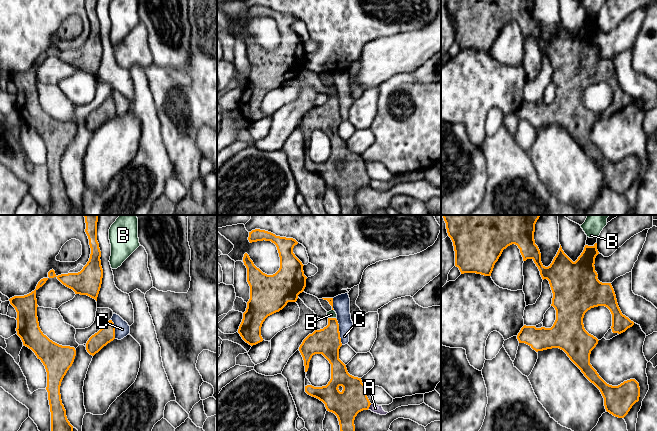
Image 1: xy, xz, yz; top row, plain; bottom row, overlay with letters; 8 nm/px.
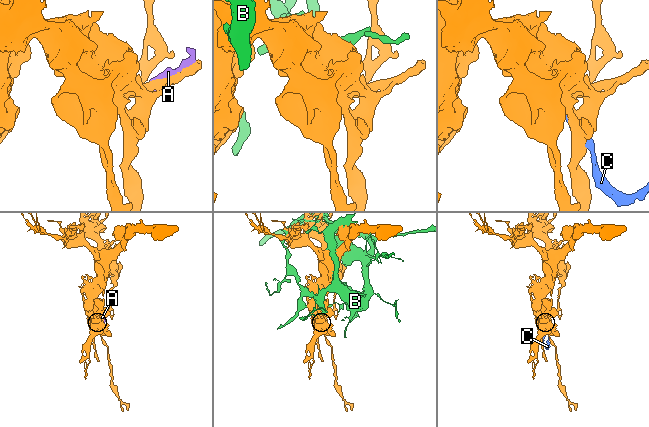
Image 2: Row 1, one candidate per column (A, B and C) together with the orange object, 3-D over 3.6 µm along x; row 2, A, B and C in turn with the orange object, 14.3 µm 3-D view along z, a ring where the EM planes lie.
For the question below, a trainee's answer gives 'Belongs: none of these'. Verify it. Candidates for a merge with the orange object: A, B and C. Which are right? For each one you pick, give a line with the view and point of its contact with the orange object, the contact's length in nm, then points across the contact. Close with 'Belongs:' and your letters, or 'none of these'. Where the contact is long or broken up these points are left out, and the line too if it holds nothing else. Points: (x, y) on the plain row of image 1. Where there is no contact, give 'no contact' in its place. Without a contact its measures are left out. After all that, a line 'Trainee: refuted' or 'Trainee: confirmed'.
Belongs: none of these
Trainee: confirmed

